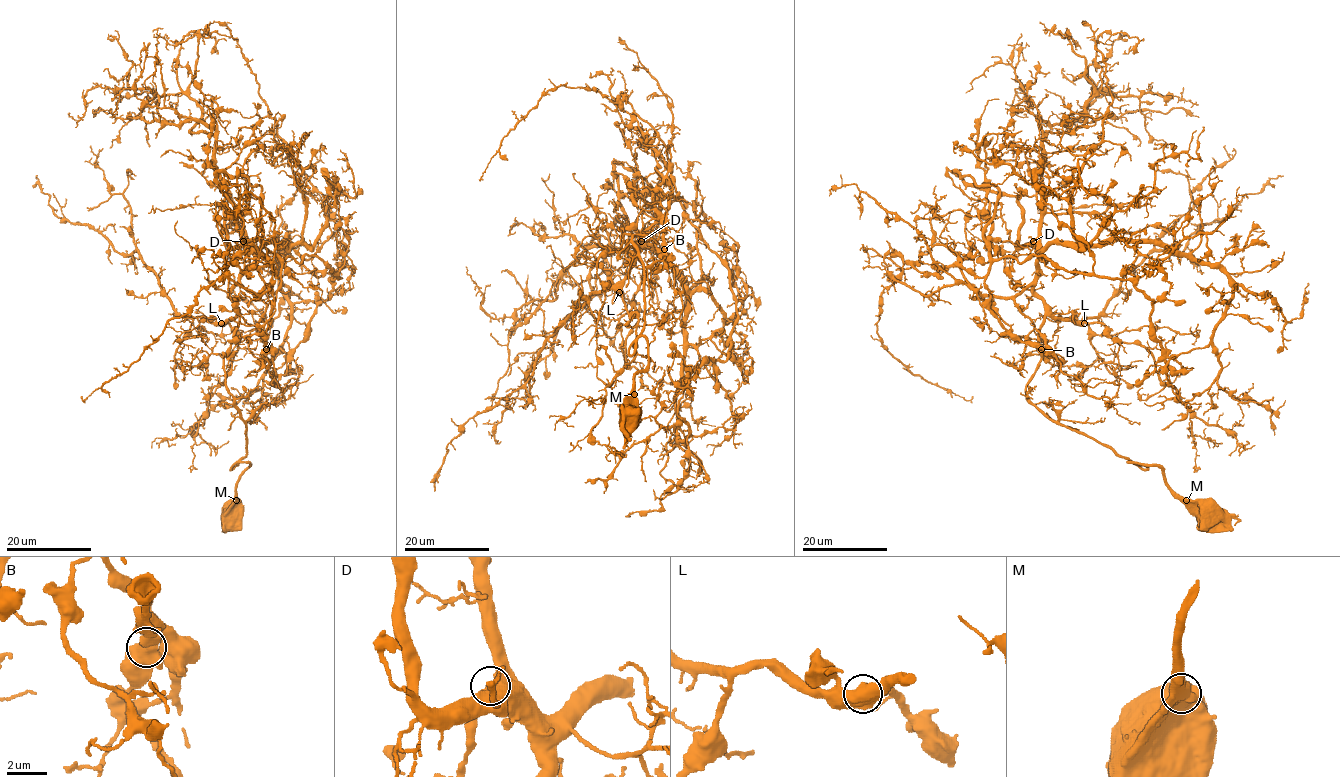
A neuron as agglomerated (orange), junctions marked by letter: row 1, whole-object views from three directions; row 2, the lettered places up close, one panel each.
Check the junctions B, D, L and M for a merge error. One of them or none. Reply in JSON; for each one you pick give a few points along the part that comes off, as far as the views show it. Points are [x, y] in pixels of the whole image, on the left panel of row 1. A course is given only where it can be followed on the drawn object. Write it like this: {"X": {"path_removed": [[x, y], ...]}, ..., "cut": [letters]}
{"cut": []}

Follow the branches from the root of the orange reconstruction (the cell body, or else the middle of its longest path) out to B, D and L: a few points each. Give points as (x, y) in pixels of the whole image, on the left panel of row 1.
B: (232, 509), (238, 515), (236, 485), (250, 465), (224, 370), (237, 284), (266, 305), (257, 327), (266, 349)
D: (232, 509), (238, 515), (236, 485), (250, 465), (224, 370), (238, 322), (231, 288), (254, 261), (243, 241)
L: (232, 509), (238, 515), (236, 485), (250, 464), (241, 460), (246, 423), (224, 370), (238, 316), (221, 323)

